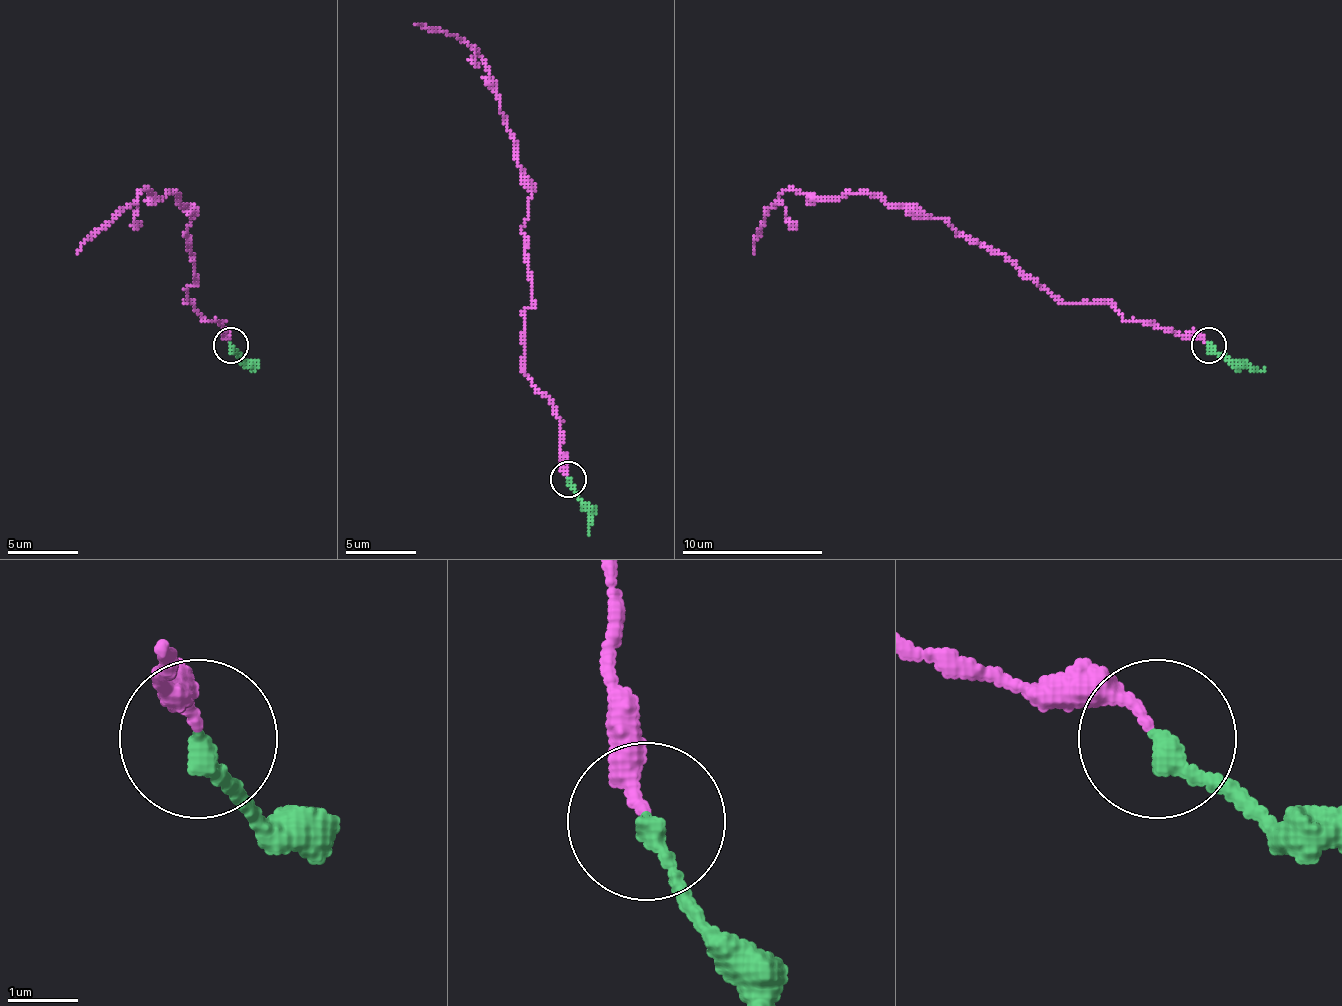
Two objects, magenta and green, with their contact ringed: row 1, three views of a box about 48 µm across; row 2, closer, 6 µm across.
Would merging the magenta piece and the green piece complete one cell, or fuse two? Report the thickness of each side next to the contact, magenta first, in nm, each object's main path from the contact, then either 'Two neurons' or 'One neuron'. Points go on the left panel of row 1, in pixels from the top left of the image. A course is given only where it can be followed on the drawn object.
Thickness 200 nm (magenta) against 300 nm. Course of magenta: (230, 342), (219, 321), (187, 303), (194, 257), (184, 236), (194, 215), (173, 194), (145, 190), (77, 254). Course of green: (230, 346), (251, 367). One neuron

